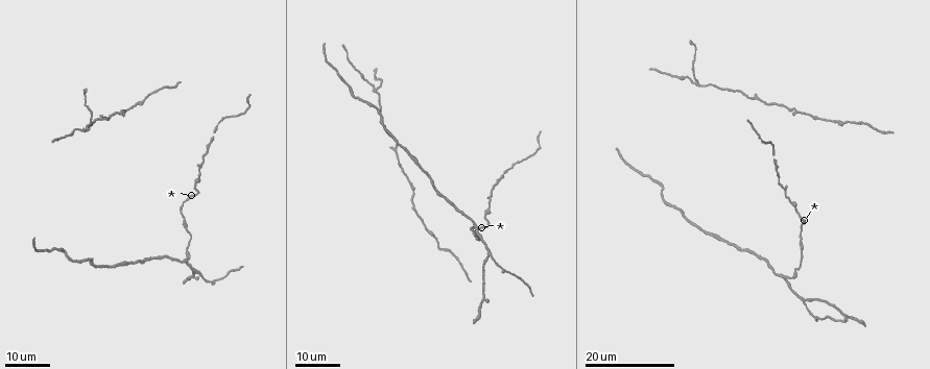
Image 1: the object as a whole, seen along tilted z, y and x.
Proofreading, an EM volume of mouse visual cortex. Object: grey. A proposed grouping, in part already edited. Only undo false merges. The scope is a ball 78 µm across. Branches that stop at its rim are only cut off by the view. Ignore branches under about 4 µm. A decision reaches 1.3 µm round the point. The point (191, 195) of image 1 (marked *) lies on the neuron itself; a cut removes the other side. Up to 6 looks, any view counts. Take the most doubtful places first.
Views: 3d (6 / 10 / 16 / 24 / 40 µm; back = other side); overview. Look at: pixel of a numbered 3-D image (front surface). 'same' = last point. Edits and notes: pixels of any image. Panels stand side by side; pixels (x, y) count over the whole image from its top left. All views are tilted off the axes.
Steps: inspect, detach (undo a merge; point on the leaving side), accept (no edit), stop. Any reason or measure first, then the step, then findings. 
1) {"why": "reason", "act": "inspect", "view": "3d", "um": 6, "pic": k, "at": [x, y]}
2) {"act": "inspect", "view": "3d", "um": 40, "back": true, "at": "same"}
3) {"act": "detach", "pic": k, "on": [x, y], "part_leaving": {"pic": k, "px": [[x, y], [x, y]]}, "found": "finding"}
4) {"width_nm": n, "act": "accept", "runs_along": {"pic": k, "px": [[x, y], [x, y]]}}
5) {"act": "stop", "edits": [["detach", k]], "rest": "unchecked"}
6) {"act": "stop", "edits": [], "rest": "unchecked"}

{"act": "inspect", "view": "3d", "um": 24, "pic": 1, "at": [804, 304]}

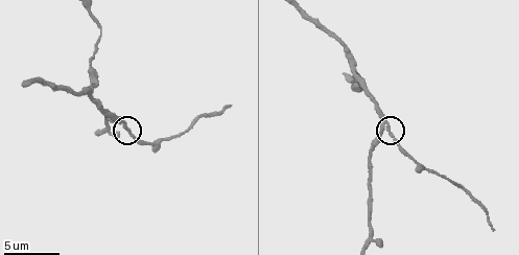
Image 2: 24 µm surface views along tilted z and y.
{"why": "zoom in", "act": "inspect", "view": "3d", "um": 10, "pic": 2, "at": [387, 130]}

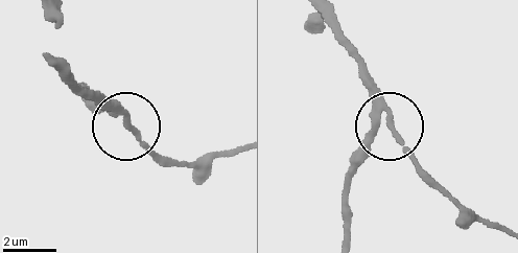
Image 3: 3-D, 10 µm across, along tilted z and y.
{"arms": 3, "act": "accept", "runs_along": {"pic": 3, "px": [[61, 72], [172, 163]]}, "found": "all the same neuron"}

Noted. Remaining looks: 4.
{"why": "arms part here", "act": "inspect", "view": "3d", "um": 16, "pic": 1, "at": [696, 83]}

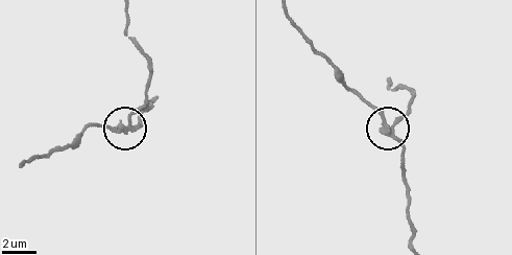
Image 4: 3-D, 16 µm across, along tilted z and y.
{"why": "zoom in", "act": "inspect", "view": "3d", "um": 10, "pic": 4, "at": [390, 131]}

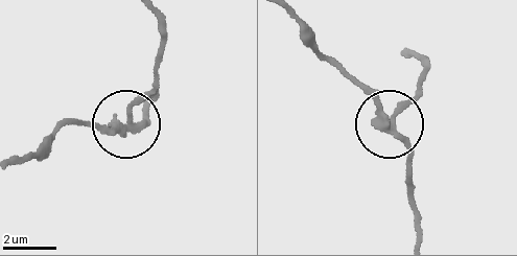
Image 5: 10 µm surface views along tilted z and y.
{"arms": 3, "act": "detach", "pic": 5, "on": [138, 95], "part_leaving": {"pic": 5, "px": [[130, 120], [132, 107], [157, 74], [163, 38], [157, 13]]}, "found": "two neurons meet here"}

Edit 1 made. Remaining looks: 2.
{"why": "three arms meet", "act": "inspect", "view": "3d", "um": 24, "pic": 1, "at": [125, 112]}

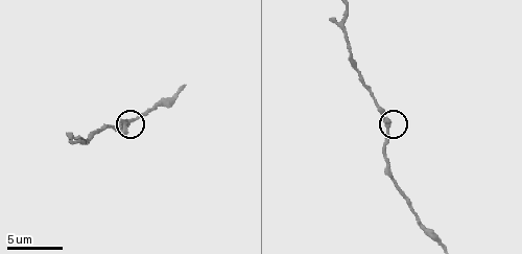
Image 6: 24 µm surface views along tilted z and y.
{"why": "zoom in", "act": "inspect", "view": "3d", "um": 6, "pic": 6, "at": [385, 126]}

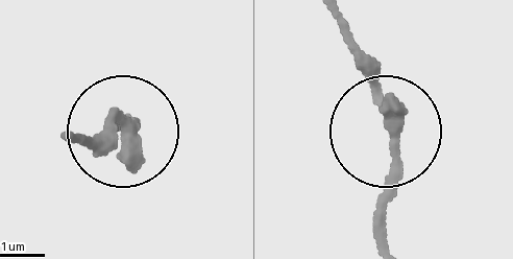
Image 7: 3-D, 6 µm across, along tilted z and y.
{"arms": 3, "act": "accept", "found": "one neuron here"}

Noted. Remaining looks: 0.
{"act": "stop", "edits": [["detach", 5]], "rest": "unchecked"}

